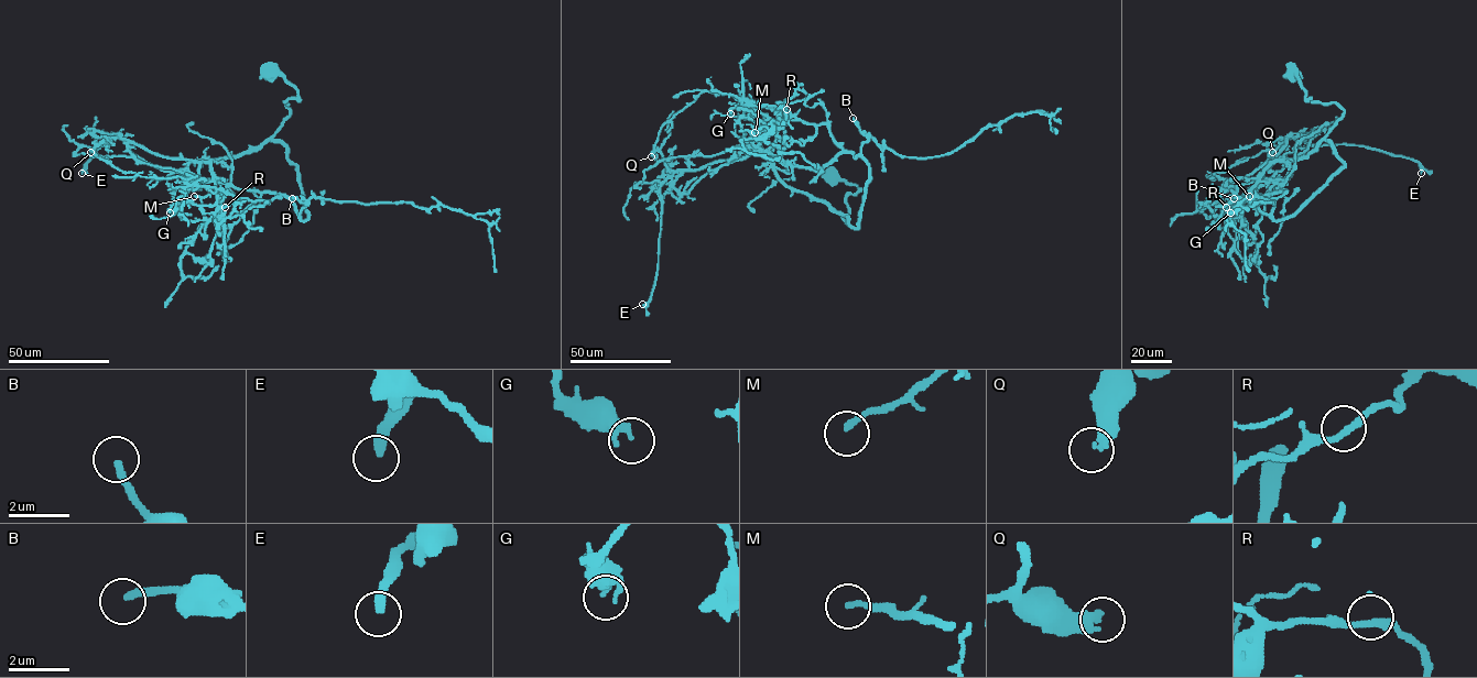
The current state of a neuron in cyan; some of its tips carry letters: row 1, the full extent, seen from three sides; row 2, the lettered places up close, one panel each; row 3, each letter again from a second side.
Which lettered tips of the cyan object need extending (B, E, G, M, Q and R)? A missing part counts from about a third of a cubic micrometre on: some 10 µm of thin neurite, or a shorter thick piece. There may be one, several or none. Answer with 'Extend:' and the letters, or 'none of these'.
Extend: B, E, M

